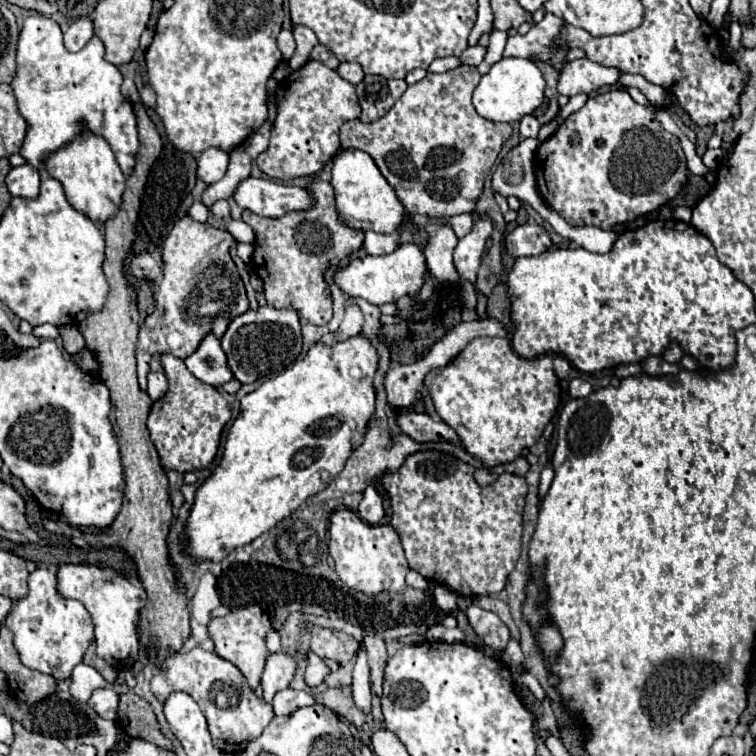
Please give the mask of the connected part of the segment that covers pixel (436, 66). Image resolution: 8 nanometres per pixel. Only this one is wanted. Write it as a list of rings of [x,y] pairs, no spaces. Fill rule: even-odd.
[[[441,57],[441,59],[435,59],[427,67],[427,71],[431,69],[431,73],[447,73],[447,71],[451,71],[451,69],[455,69],[459,65],[461,65],[461,61],[457,57]]]

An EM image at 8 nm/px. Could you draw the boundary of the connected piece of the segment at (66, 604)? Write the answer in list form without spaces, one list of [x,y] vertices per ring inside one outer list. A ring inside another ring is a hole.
[[[39,567],[29,575],[29,595],[13,603],[5,625],[15,635],[15,647],[21,661],[55,679],[71,677],[71,671],[81,663],[87,647],[93,641],[93,623],[89,611],[79,603],[57,593],[57,577]]]

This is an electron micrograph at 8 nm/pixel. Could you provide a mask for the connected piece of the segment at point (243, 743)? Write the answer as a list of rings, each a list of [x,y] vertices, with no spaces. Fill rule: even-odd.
[[[201,647],[187,653],[173,653],[159,665],[159,671],[151,679],[151,693],[159,703],[165,703],[167,695],[175,691],[183,691],[197,701],[207,717],[211,739],[223,753],[245,751],[245,747],[257,739],[275,717],[271,703],[265,703],[249,689],[243,673],[233,663]]]

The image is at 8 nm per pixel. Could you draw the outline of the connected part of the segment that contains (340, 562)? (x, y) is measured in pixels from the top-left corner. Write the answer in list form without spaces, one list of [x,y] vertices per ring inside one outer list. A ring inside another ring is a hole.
[[[337,509],[329,521],[329,555],[335,559],[335,573],[353,591],[377,595],[381,591],[403,593],[409,571],[401,539],[391,523],[369,525],[351,509]]]

